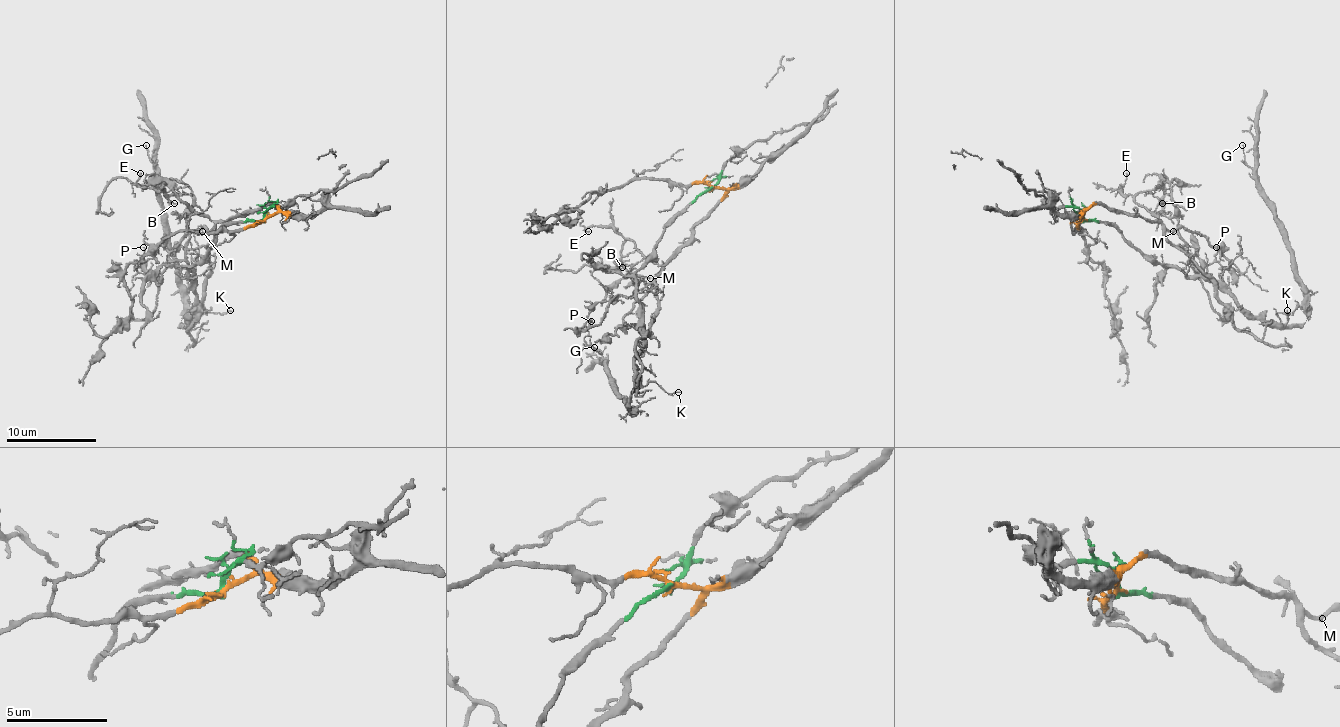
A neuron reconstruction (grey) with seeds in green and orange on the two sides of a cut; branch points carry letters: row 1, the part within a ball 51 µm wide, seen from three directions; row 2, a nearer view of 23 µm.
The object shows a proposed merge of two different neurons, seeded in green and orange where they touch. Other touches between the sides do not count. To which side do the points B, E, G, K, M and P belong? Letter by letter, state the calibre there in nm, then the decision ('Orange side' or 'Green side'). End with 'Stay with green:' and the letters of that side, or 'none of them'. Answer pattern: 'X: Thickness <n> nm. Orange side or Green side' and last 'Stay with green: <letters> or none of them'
B: Thickness 110 nm. Orange side
E: Thickness 130 nm. Orange side
G: Thickness 110 nm. Green side
K: Thickness 120 nm. Green side
M: Thickness 100 nm. Orange side
P: Thickness 100 nm. Green side
Stay with green: G, K, P

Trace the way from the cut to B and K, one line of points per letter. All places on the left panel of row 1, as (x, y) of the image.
B: (265, 217), (276, 211), (271, 204), (215, 222), (197, 215), (172, 190), (163, 195), (175, 204)
K: (265, 217), (231, 222), (204, 256), (186, 267), (195, 305), (186, 316), (190, 321), (231, 309)

